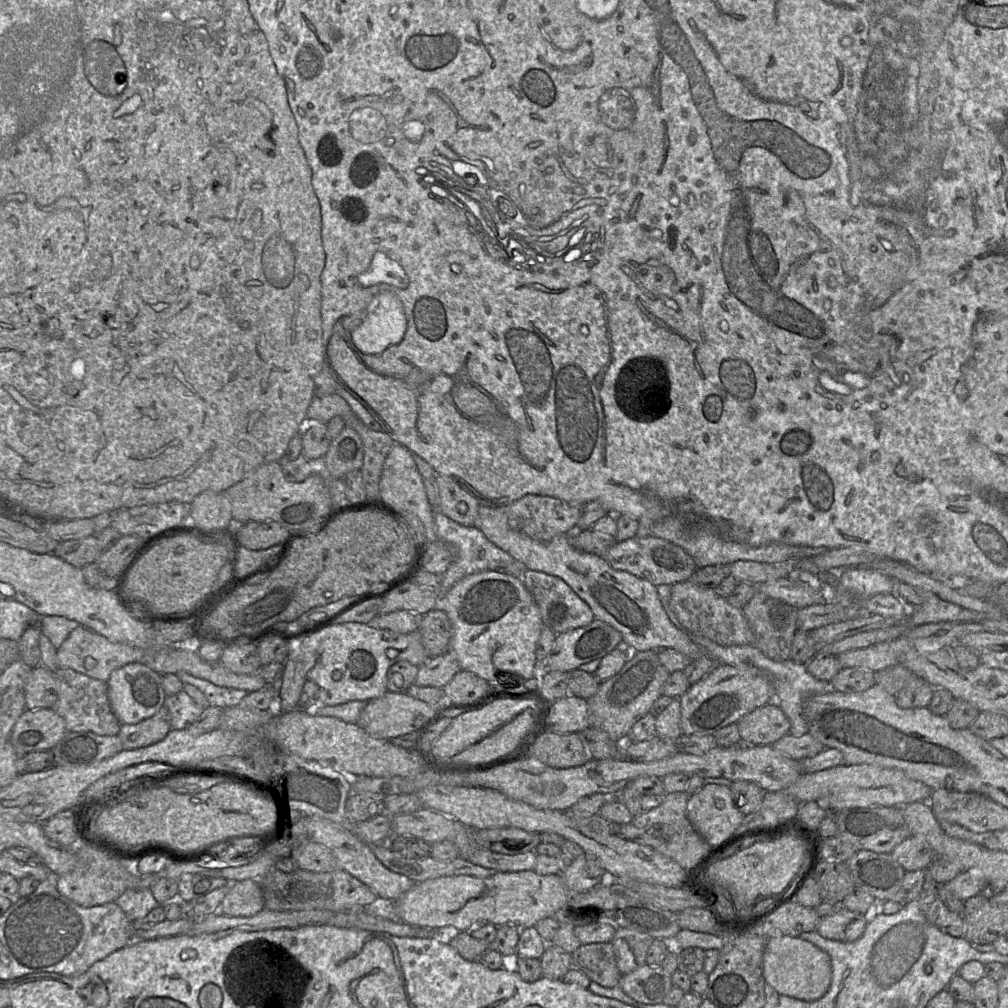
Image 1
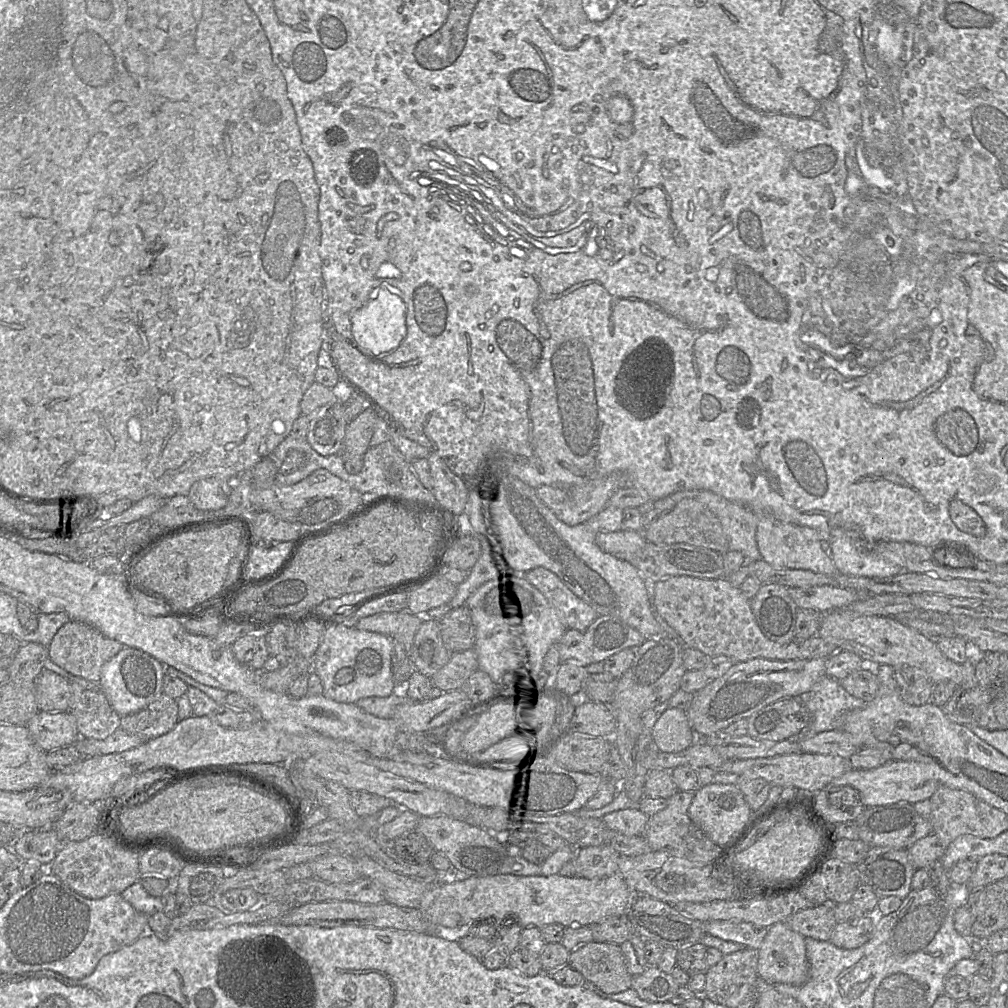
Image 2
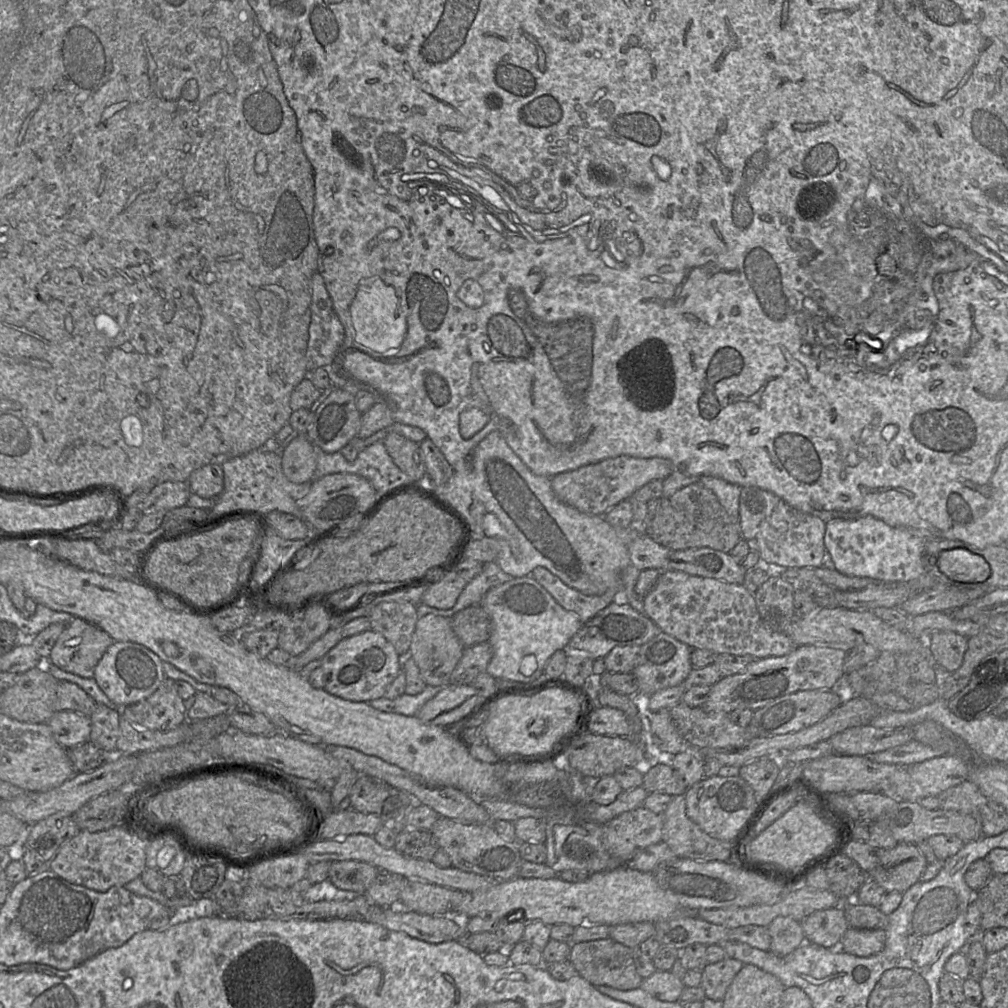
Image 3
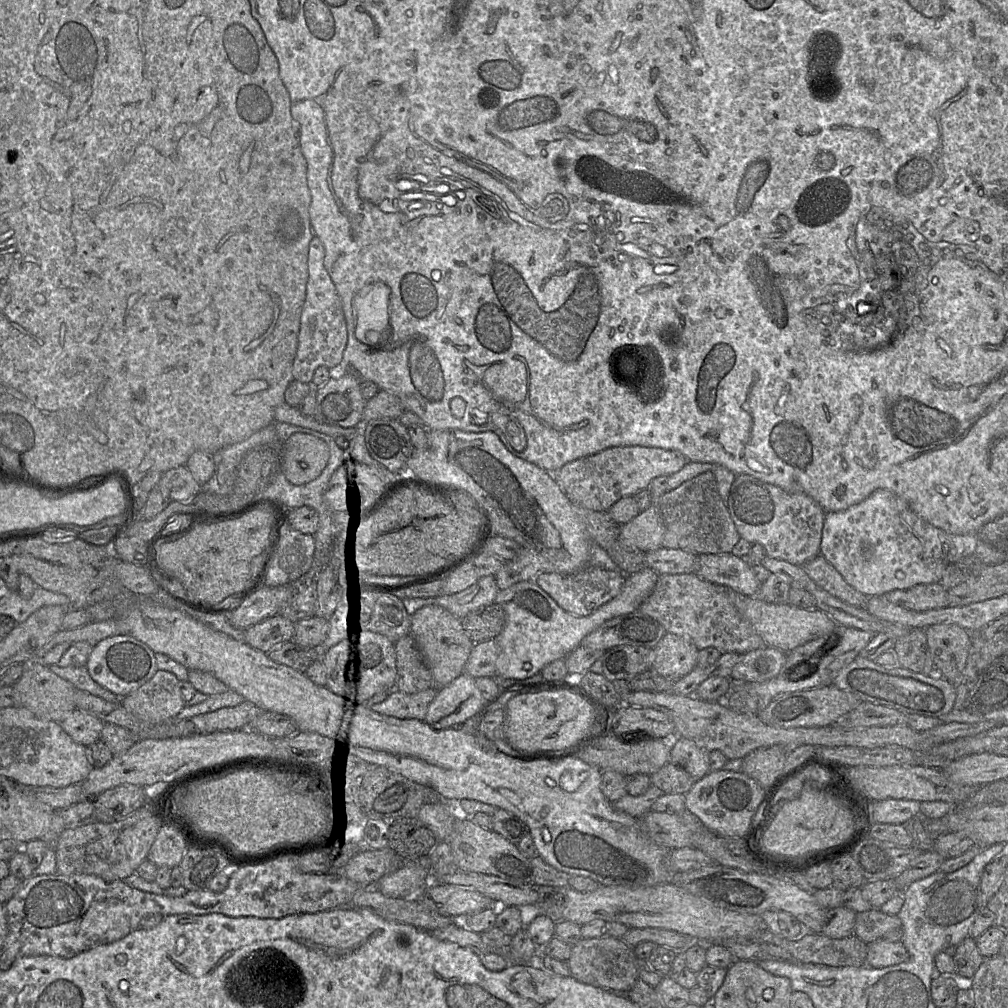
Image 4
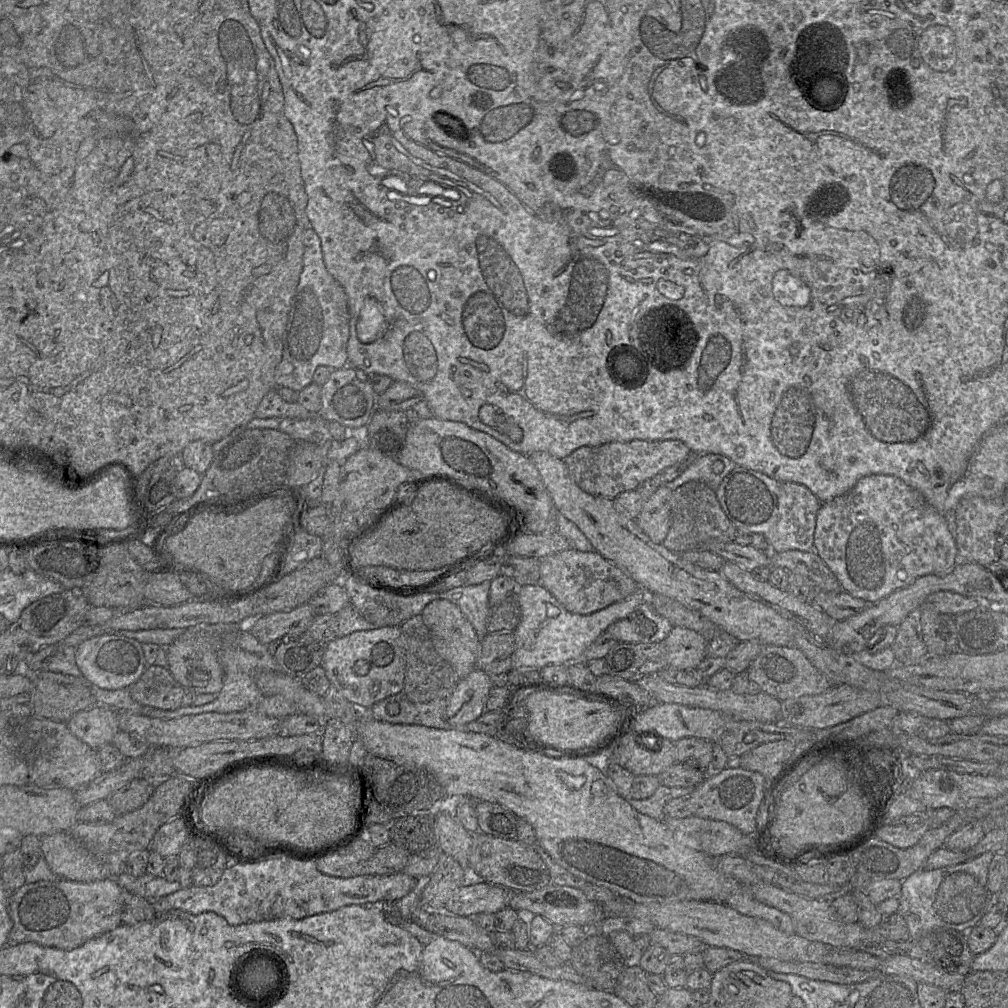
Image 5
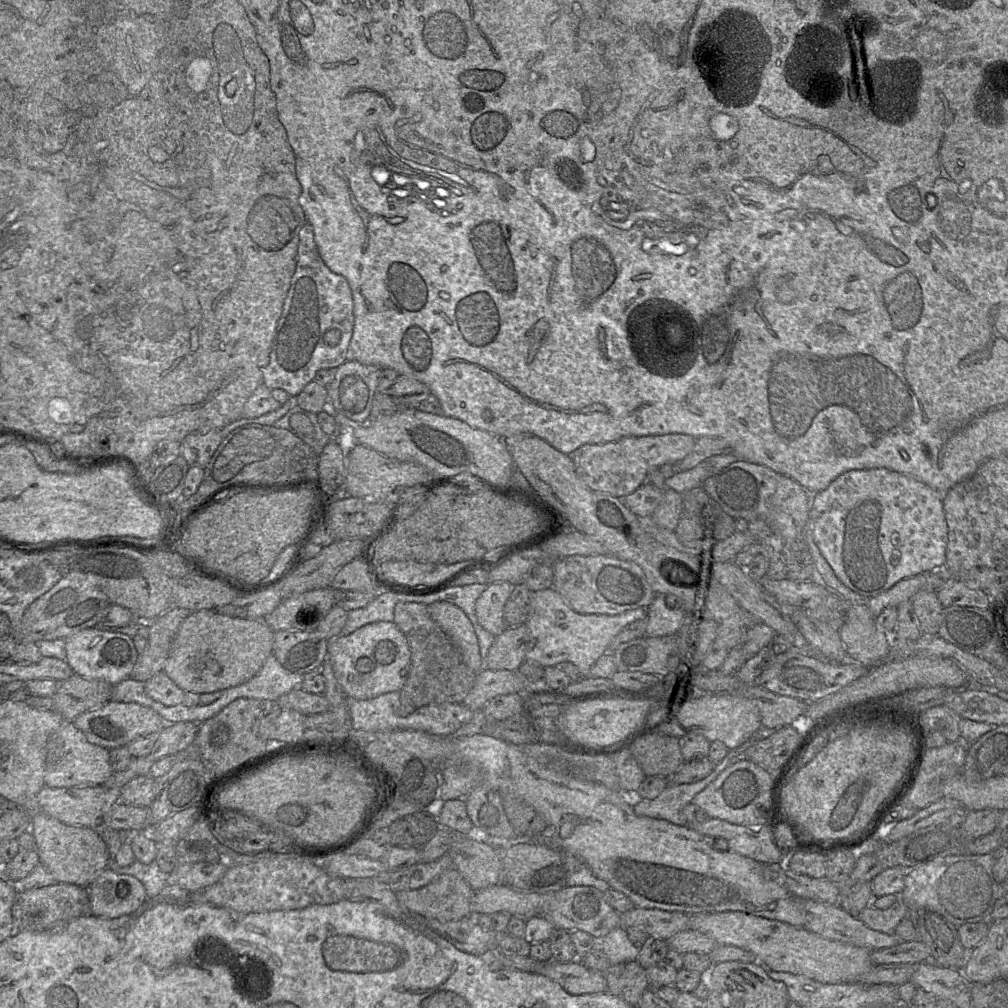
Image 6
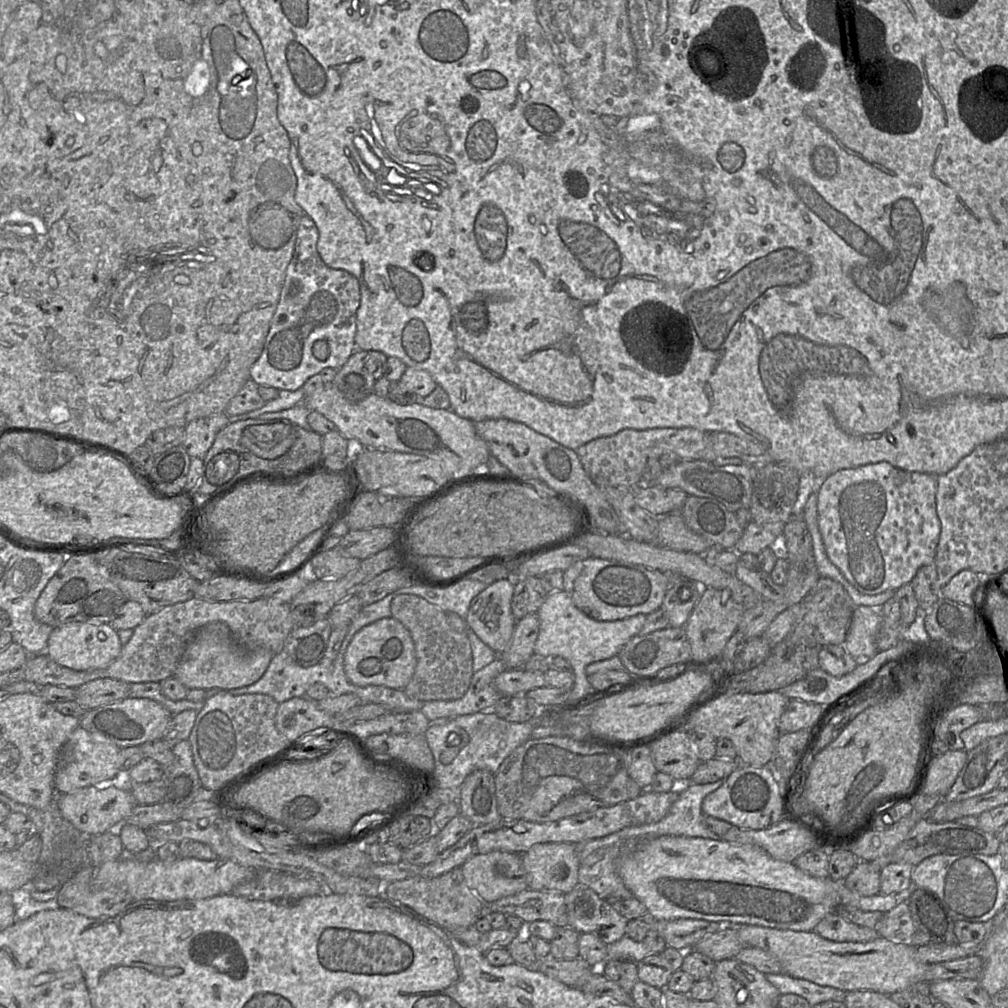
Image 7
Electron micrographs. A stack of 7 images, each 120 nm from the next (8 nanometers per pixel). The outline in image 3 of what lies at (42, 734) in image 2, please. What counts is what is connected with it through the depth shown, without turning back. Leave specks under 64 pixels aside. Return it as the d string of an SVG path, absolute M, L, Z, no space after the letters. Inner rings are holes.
M59 710L46 723L54 739L66 749L90 740L91 719L84 714Z

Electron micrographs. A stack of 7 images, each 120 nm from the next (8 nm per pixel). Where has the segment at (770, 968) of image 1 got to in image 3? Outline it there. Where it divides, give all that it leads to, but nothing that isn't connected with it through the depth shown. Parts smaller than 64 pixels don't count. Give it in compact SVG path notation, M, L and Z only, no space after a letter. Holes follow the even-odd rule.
M778 916L768 929L771 936L769 951L777 956L785 956L806 942L800 921L793 918Z

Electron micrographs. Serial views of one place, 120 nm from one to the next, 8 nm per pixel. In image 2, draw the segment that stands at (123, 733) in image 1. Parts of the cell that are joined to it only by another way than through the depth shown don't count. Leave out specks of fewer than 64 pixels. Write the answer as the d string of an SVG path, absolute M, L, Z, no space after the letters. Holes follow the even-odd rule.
M162 694L145 708L121 716L120 727L147 741L170 731L178 722L176 699Z

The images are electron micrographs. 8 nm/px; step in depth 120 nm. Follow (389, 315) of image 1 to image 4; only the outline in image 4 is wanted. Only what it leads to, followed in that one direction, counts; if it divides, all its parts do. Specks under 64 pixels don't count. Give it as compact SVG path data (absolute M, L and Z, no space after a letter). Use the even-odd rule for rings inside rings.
M375 282L354 297L355 337L361 343L377 347L389 336L390 288Z

